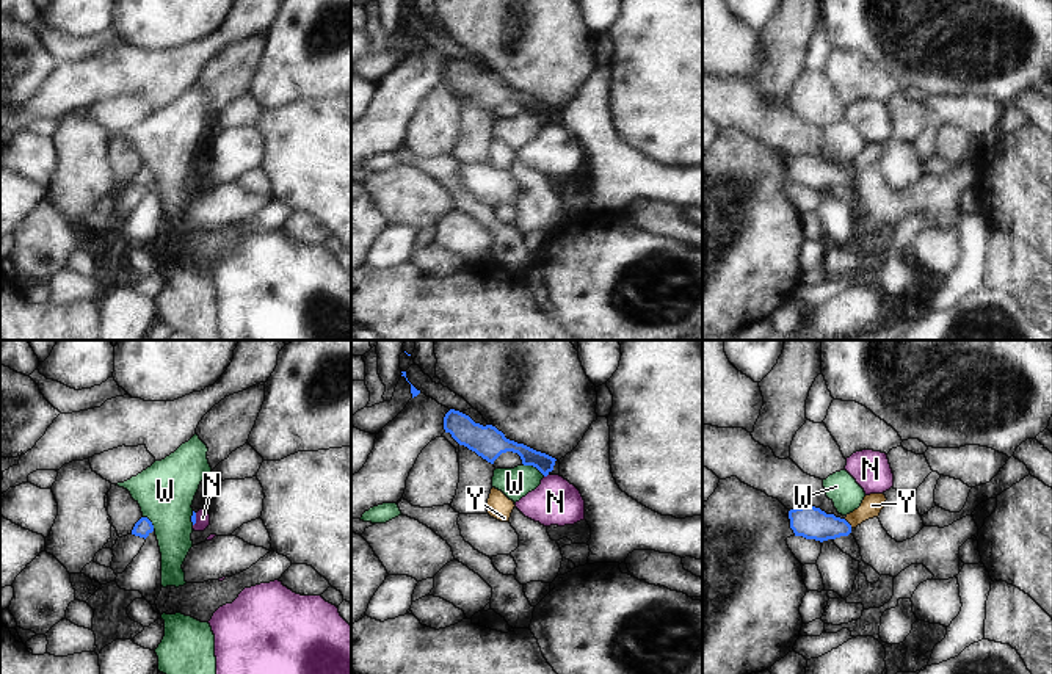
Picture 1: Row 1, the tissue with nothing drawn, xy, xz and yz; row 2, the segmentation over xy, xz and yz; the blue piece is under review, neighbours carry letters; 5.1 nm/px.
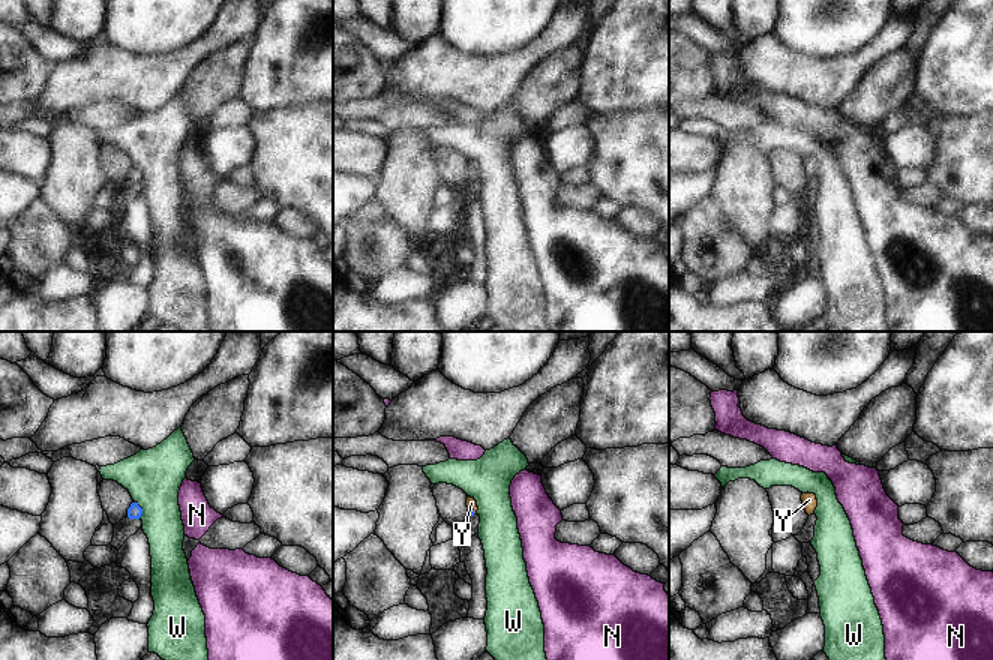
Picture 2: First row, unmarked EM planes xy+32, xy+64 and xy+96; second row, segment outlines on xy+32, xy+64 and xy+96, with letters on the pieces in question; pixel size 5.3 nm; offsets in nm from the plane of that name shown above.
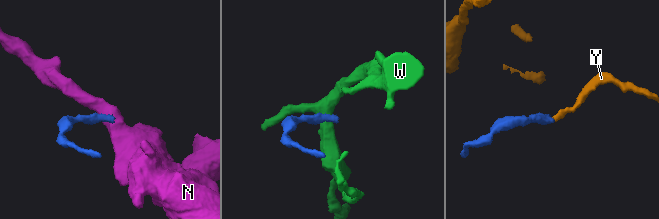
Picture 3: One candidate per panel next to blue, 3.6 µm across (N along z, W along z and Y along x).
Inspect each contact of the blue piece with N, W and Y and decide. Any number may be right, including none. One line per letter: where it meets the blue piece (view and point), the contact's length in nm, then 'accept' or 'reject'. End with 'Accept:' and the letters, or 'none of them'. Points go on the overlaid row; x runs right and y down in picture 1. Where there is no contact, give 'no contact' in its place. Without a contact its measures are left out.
N: xz (546, 475) | 30 nm | reject
W: xz (533, 466) | 140 nm | reject
Y: yz (848, 524) | 60 nm | accept
Accept: Y

